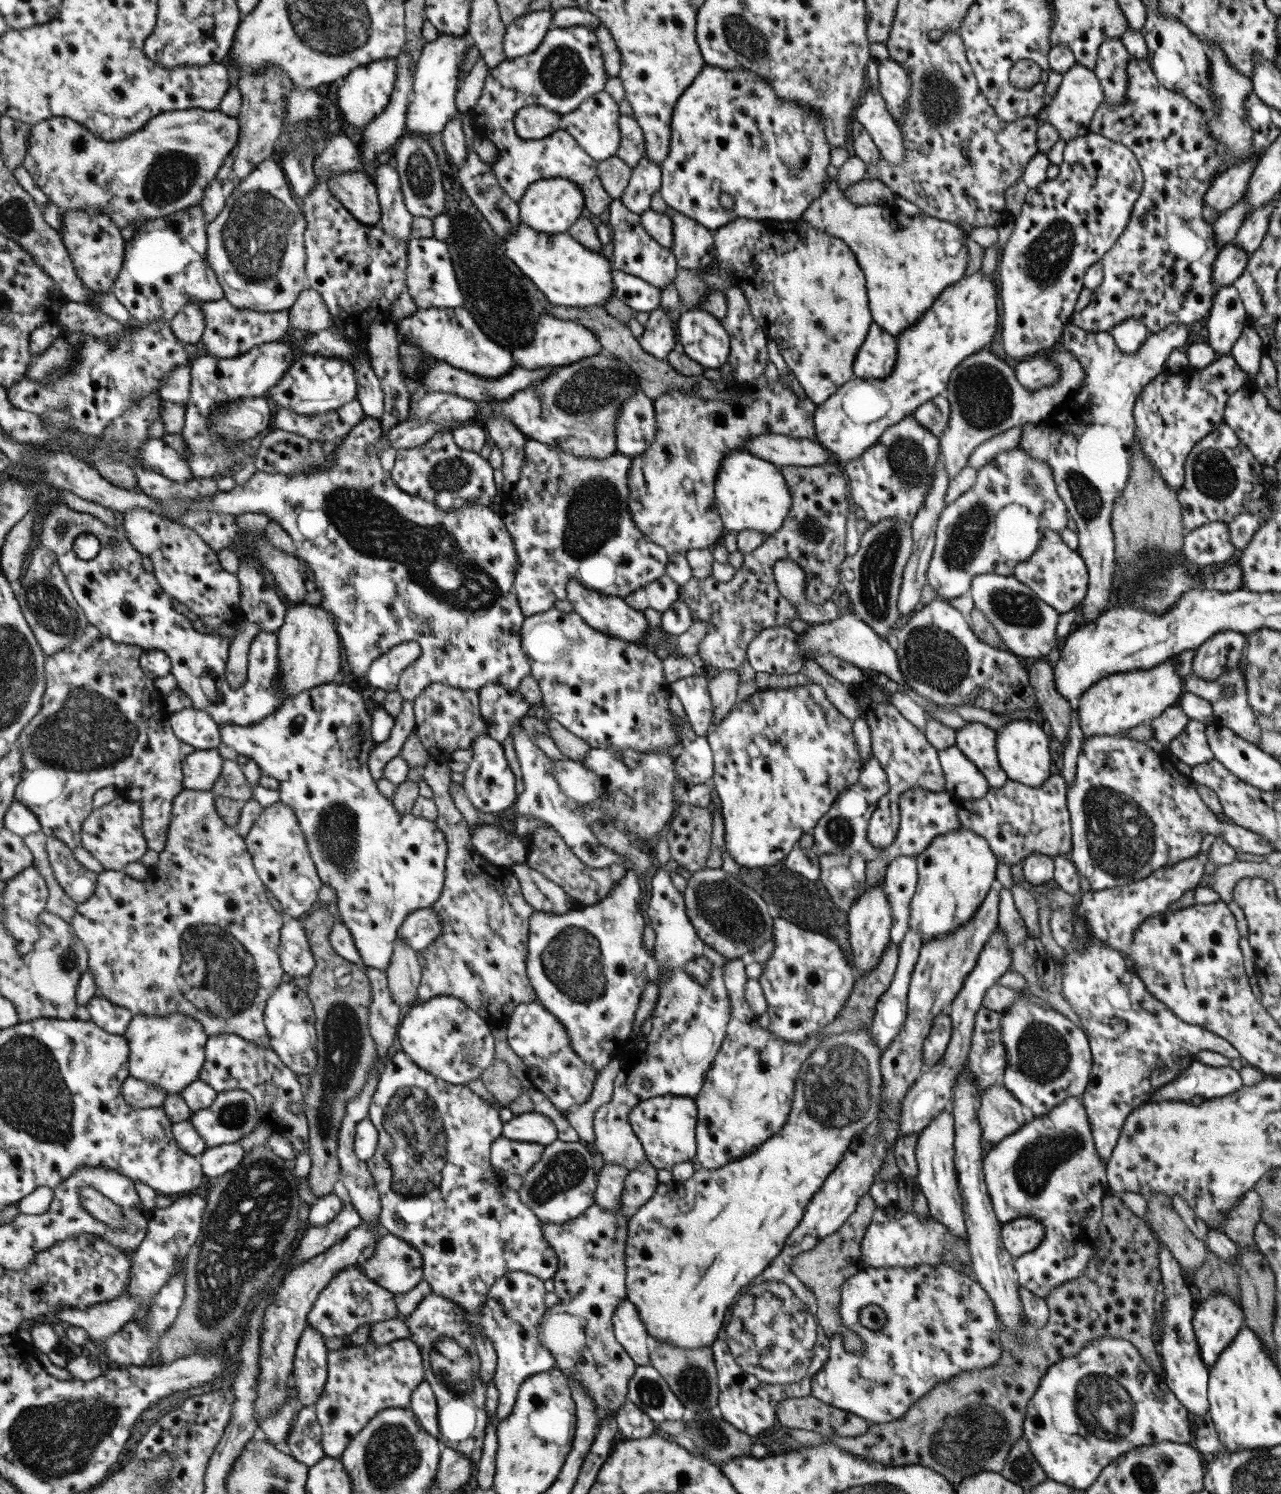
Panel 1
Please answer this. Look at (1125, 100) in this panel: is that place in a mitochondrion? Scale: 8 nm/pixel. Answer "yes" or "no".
no

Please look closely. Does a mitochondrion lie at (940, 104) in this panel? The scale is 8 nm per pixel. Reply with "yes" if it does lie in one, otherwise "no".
yes

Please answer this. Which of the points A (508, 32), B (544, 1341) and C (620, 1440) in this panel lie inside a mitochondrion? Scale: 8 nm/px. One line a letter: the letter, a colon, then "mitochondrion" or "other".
A: other
B: other
C: other

